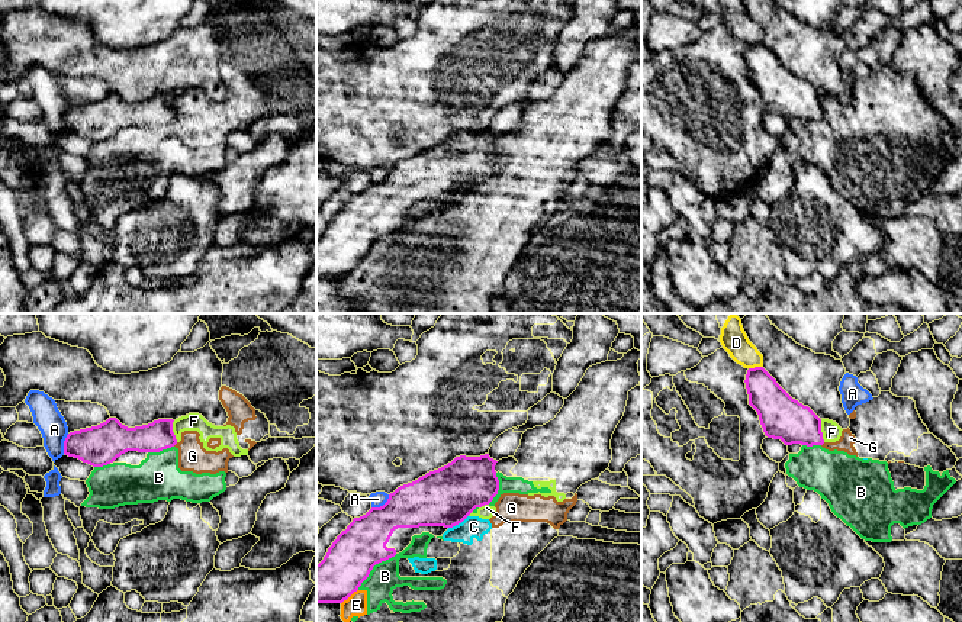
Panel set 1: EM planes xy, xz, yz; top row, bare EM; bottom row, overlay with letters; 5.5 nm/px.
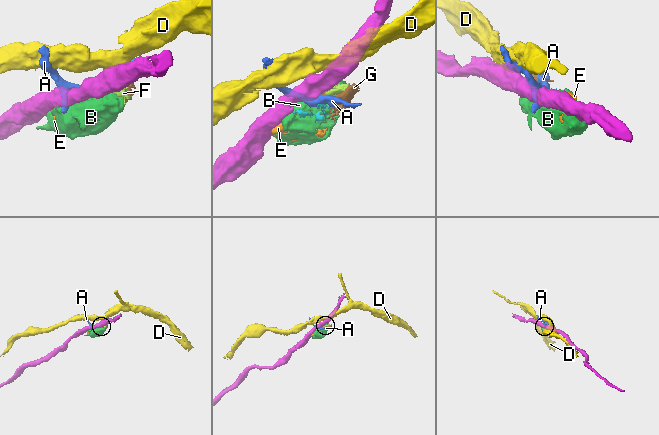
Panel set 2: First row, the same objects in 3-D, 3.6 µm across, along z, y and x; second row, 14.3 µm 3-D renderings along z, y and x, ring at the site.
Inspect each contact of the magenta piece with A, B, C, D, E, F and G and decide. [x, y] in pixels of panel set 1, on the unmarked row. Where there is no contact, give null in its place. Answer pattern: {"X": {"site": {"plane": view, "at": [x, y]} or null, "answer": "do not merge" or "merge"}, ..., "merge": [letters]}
{"A": {"site": {"plane": "xz", "at": [383, 180]}, "answer": "do not merge"}, "B": {"site": {"plane": "xz", "at": [373, 241]}, "answer": "do not merge"}, "C": {"site": {"plane": "xz", "at": [457, 199]}, "answer": "do not merge"}, "D": {"site": {"plane": "yz", "at": [755, 42]}, "answer": "do not merge"}, "E": {"site": {"plane": "xz", "at": [348, 271]}, "answer": "do not merge"}, "F": {"site": {"plane": "yz", "at": [820, 106]}, "answer": "do not merge"}, "G": {"site": {"plane": "xy", "at": [174, 119]}, "answer": "do not merge"}, "merge": []}

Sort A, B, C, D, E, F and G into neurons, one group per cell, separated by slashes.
A / B C E F G / D

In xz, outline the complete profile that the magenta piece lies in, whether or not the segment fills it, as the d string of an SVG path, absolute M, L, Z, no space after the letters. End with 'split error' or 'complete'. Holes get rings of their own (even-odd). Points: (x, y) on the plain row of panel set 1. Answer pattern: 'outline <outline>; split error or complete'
outline M456 132L447 141L398 162L380 183L354 193L316 239L316 280L342 278L373 242L396 231L387 223L398 203L461 199L476 183L489 180L499 165L496 135Z; complete

